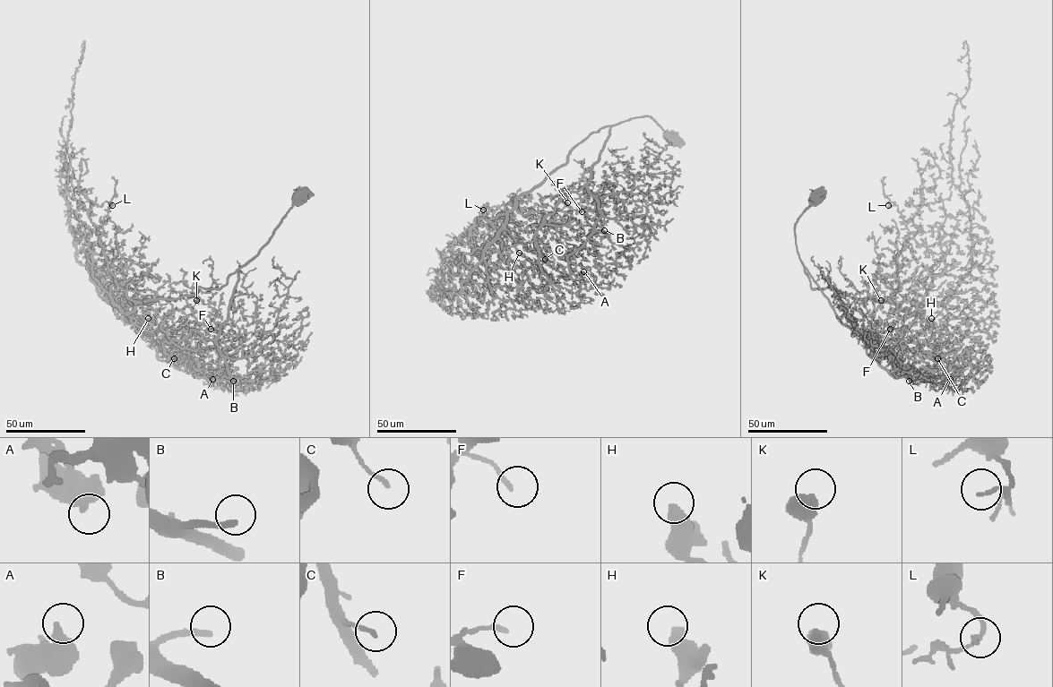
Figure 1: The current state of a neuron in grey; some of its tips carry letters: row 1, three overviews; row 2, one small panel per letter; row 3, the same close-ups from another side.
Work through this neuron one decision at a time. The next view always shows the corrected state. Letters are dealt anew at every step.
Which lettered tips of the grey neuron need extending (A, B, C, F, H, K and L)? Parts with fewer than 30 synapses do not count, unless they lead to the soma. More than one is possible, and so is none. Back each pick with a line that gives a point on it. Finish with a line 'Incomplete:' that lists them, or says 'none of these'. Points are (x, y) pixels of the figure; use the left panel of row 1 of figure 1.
B: (233, 381)
Incomplete: B

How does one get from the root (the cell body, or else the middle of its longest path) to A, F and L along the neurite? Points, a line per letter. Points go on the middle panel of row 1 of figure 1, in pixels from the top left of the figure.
A: (673, 139), (650, 116), (610, 127), (588, 184), (599, 219), (567, 258), (576, 277), (583, 271)
F: (673, 139), (650, 116), (614, 124), (588, 184), (595, 207), (586, 225), (571, 225), (567, 211), (582, 211)
L: (673, 139), (650, 116), (604, 126), (510, 210), (477, 218), (472, 230), (483, 210)

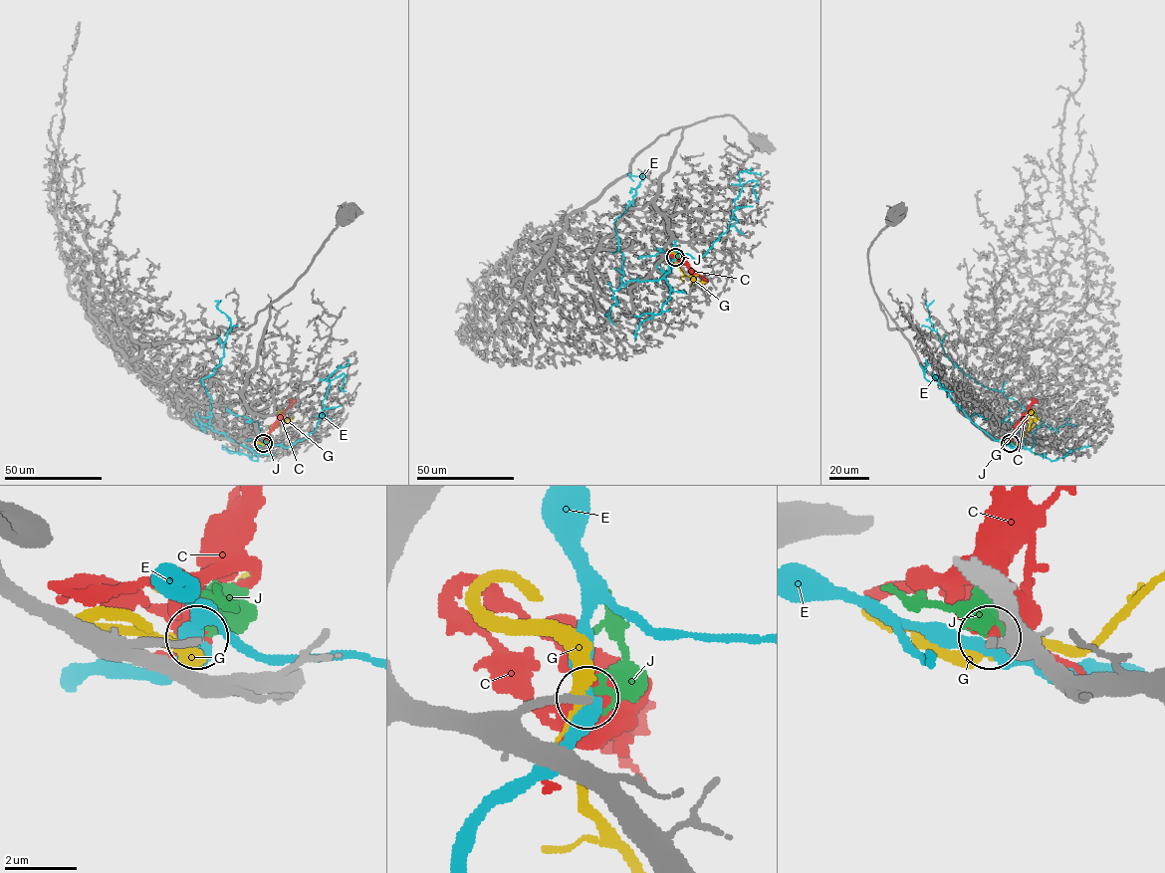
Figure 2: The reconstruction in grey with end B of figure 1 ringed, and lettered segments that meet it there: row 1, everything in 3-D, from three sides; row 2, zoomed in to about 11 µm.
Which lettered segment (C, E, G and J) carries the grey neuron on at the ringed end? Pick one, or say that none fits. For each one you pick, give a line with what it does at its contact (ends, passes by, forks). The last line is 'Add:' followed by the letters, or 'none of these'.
Add: none of these

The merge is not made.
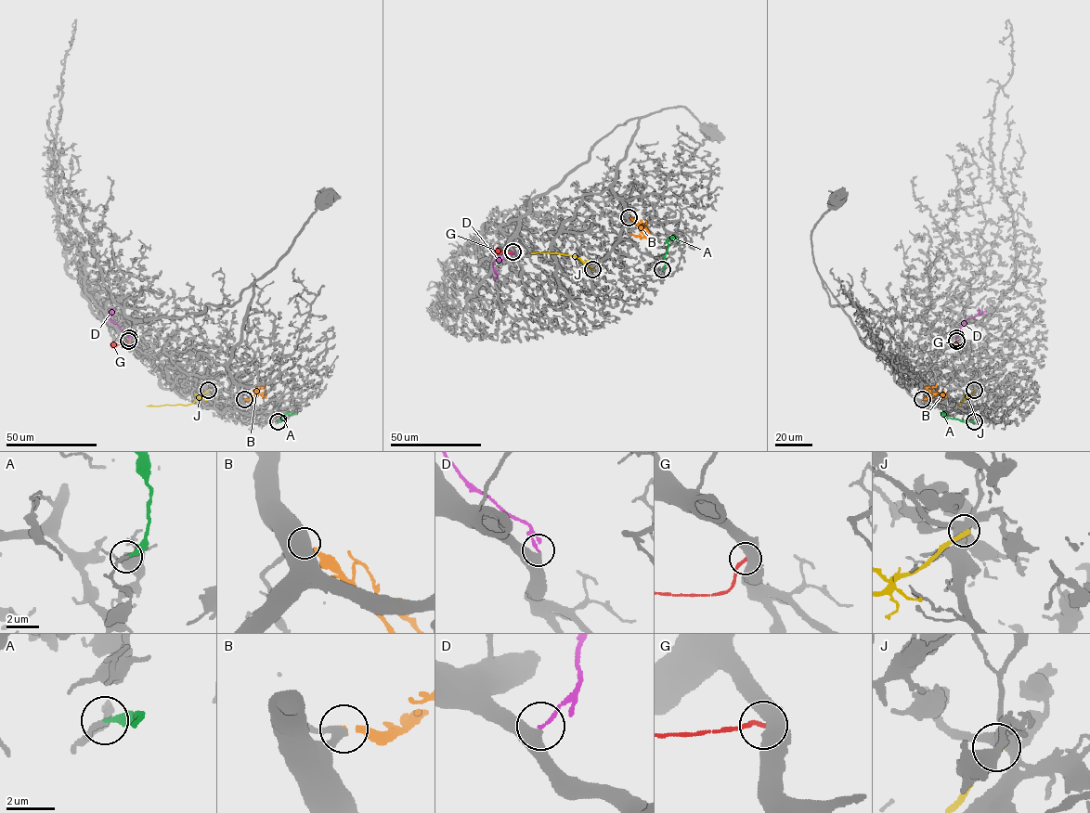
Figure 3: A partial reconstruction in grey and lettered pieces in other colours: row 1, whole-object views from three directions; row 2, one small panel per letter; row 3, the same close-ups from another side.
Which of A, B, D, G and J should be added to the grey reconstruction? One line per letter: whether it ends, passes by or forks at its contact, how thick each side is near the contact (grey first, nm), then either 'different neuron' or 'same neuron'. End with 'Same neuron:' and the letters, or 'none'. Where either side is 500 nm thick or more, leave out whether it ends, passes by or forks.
A: it ends | 220/280 nm | different neuron
B: it ends | 320/150 nm | same neuron
D: it ends | 400/130 nm | different neuron
G: 550/170 nm | different neuron
J: it ends | 480/280 nm | different neuron
Same neuron: B

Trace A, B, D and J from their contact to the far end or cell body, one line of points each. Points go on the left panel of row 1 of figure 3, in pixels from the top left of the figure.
A: (278, 421), (286, 413), (296, 412)
B: (244, 399), (259, 393), (246, 398)
D: (129, 338), (109, 318), (113, 315), (110, 310)
J: (208, 390), (186, 405), (147, 406)

